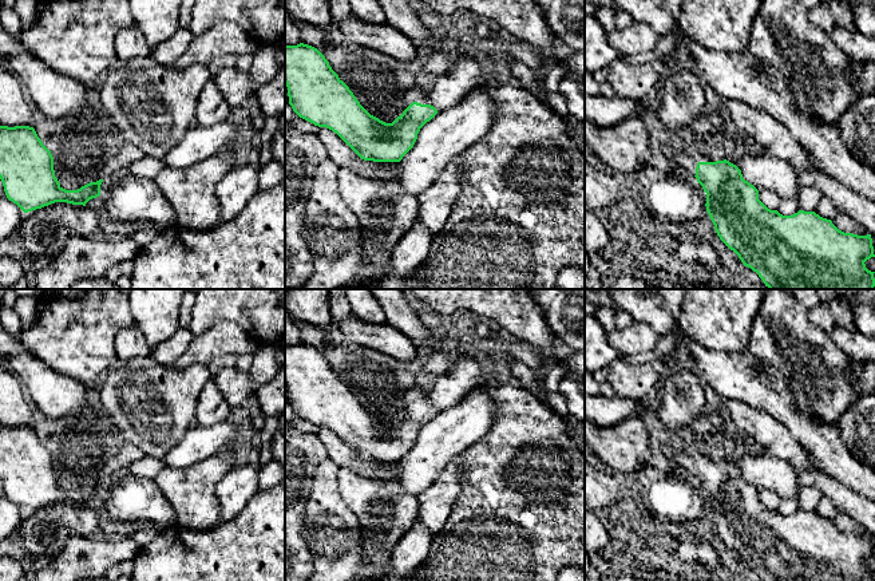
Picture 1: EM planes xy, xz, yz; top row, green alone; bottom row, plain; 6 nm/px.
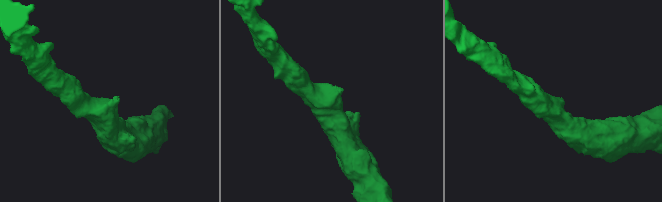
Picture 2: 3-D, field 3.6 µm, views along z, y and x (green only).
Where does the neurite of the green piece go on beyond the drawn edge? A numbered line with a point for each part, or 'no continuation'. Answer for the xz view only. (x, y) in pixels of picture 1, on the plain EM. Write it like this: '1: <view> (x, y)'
1: xz (416, 394)

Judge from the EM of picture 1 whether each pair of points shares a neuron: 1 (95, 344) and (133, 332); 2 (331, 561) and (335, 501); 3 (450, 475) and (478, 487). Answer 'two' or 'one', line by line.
1: two
2: one
3: two

